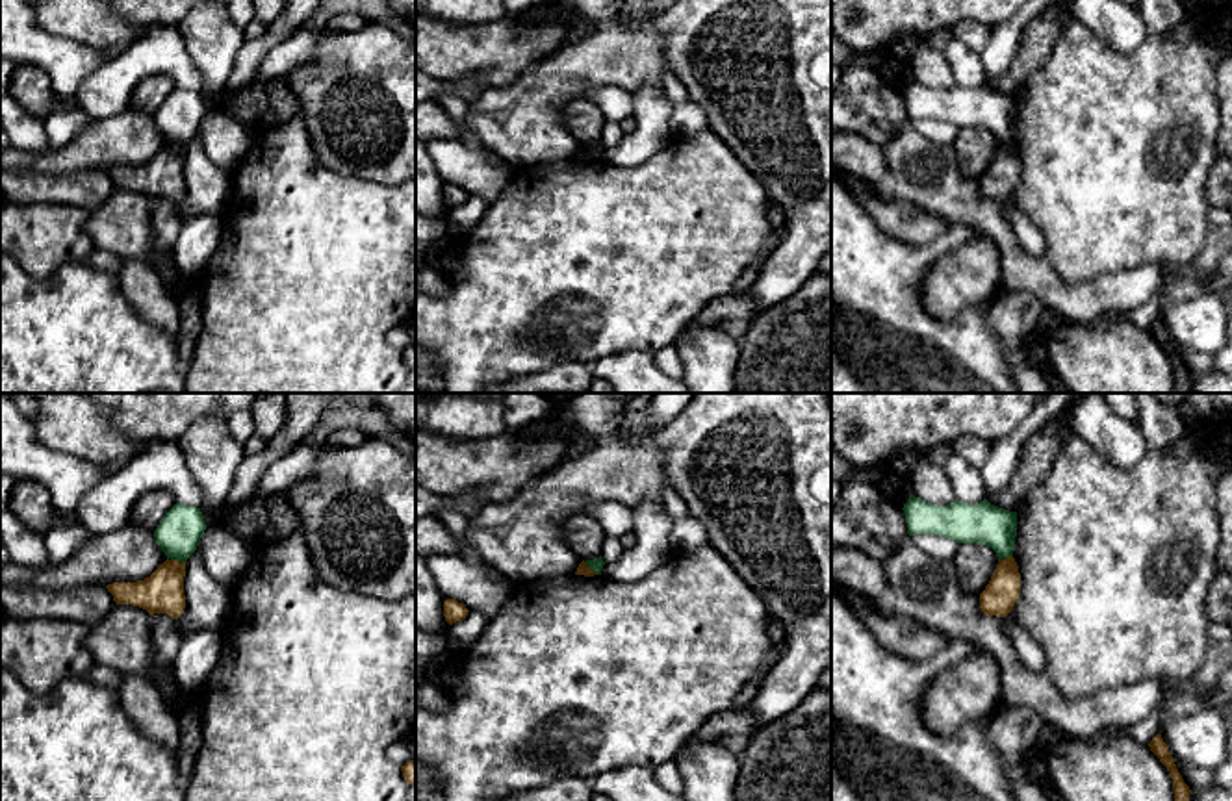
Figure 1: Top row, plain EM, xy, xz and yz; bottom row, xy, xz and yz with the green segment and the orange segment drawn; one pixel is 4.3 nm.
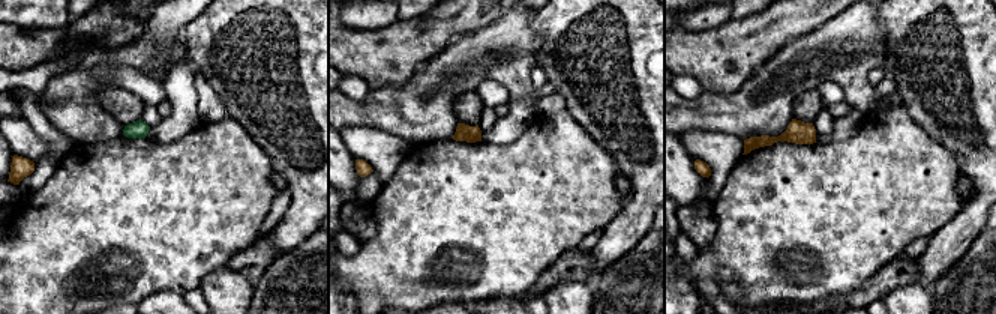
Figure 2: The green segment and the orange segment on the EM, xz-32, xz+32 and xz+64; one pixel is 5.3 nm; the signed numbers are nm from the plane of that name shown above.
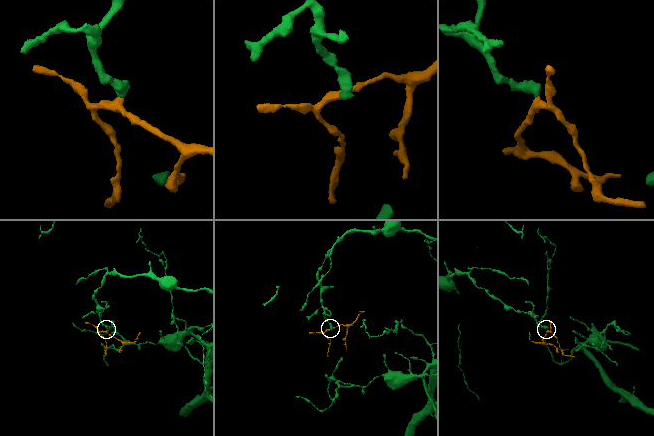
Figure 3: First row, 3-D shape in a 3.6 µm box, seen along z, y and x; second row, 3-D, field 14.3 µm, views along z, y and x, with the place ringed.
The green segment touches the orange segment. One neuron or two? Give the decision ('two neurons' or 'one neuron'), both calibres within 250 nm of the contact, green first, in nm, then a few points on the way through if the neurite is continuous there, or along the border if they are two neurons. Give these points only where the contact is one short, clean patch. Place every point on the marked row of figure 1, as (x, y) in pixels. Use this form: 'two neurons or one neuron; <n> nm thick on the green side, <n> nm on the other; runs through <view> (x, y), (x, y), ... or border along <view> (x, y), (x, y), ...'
two neurons; 190 nm thick on the green side, 180 nm on the other; border along xy (171, 559), (184, 562)

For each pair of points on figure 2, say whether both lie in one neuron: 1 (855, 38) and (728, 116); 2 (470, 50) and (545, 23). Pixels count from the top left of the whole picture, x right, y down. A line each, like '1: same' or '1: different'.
1: same
2: different

